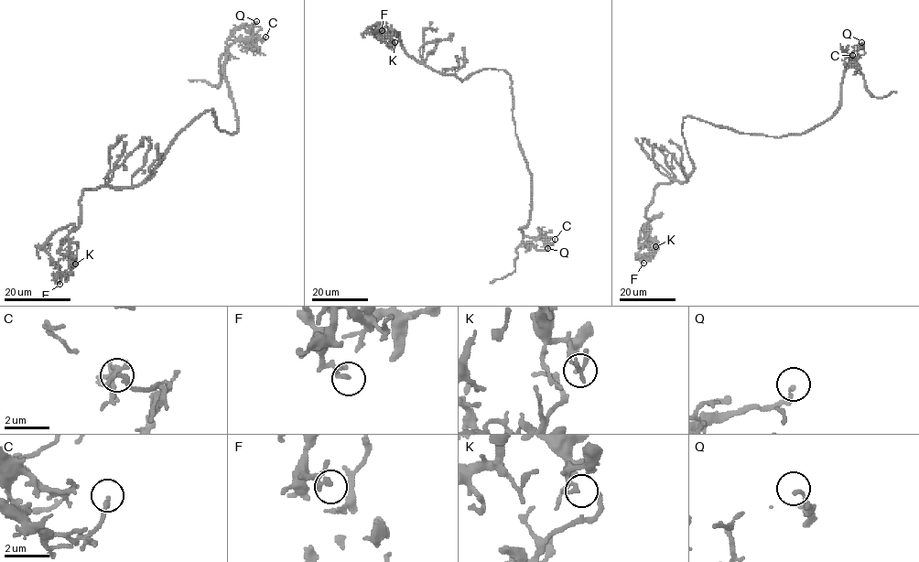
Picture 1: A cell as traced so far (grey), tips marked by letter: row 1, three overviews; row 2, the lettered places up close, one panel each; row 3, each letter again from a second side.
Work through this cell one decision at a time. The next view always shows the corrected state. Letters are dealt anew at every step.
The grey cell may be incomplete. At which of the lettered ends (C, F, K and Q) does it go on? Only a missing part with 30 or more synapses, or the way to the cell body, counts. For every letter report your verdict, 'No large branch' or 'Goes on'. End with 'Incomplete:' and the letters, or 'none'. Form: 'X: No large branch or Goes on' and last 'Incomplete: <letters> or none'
C: No large branch
F: No large branch
K: No large branch
Q: No large branch
Incomplete: none

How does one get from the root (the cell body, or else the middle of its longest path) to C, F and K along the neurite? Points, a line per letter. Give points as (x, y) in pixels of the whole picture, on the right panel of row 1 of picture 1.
C: (687, 116), (743, 133), (780, 137), (806, 133), (837, 108), (844, 69), (858, 58), (852, 55)
F: (687, 116), (682, 135), (693, 170), (684, 182), (655, 189), (645, 215), (661, 214), (641, 230), (643, 263)
K: (687, 116), (682, 135), (693, 170), (686, 181), (661, 183), (654, 190), (644, 232), (655, 246)

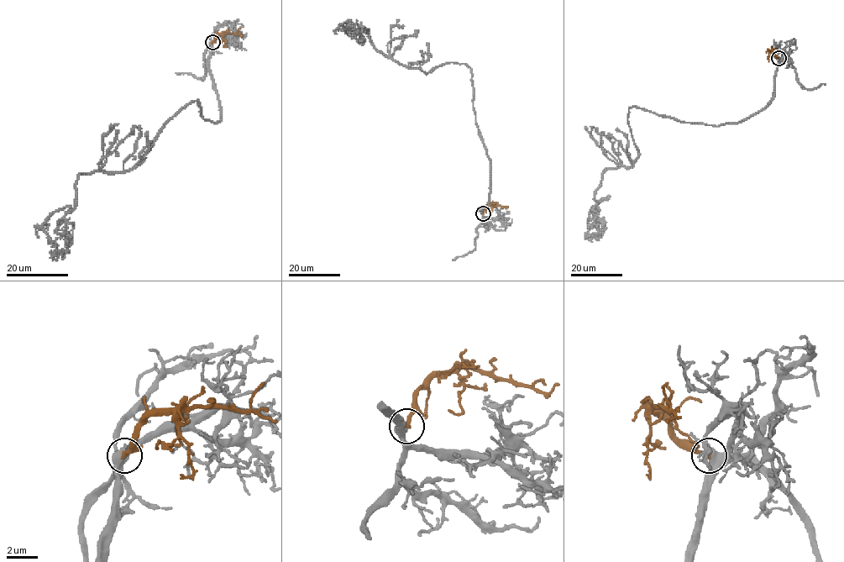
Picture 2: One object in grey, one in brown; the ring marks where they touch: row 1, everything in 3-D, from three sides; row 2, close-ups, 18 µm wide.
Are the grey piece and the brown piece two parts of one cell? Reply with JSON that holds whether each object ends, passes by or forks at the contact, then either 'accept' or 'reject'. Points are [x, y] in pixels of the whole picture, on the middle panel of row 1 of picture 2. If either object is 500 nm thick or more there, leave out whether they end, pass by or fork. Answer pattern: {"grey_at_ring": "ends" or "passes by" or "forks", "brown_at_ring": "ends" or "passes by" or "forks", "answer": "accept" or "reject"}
{"grey_at_ring": "passes by", "brown_at_ring": "ends", "answer": "accept"}

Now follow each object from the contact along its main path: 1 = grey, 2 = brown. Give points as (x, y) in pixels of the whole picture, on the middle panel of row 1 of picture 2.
1: (483, 213), (490, 161), (469, 68), (425, 73), (340, 25), (359, 40)
2: (483, 213), (484, 208), (492, 203), (508, 207)

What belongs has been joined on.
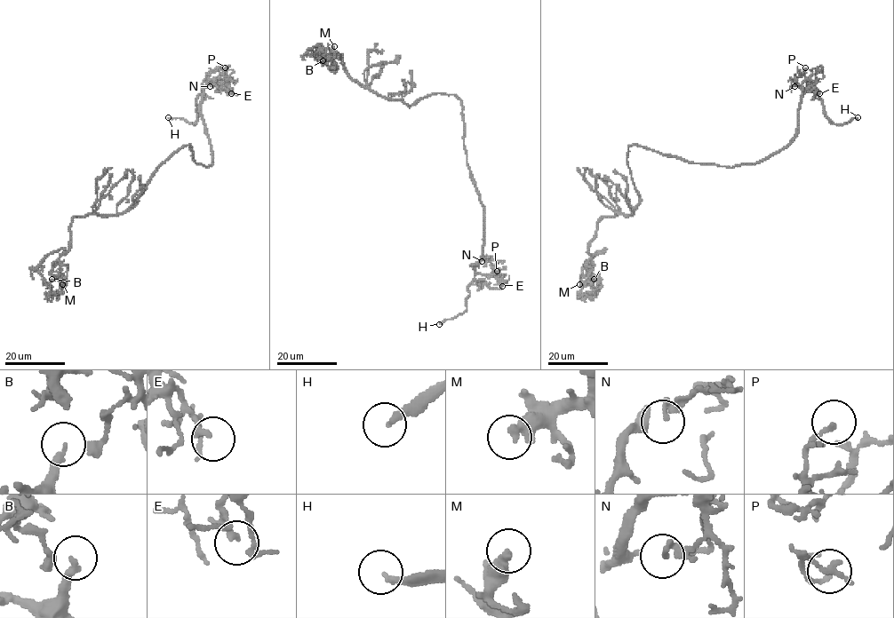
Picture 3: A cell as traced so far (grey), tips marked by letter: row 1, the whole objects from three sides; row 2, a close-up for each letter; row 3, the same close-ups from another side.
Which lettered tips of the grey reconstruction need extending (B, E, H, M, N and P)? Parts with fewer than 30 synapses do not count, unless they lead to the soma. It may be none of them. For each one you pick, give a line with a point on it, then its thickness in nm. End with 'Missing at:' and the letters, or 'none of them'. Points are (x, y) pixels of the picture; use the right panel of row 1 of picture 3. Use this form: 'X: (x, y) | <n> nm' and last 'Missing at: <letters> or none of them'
B: (594, 279) | 180 nm
H: (858, 117) | 200 nm
Missing at: B, H

